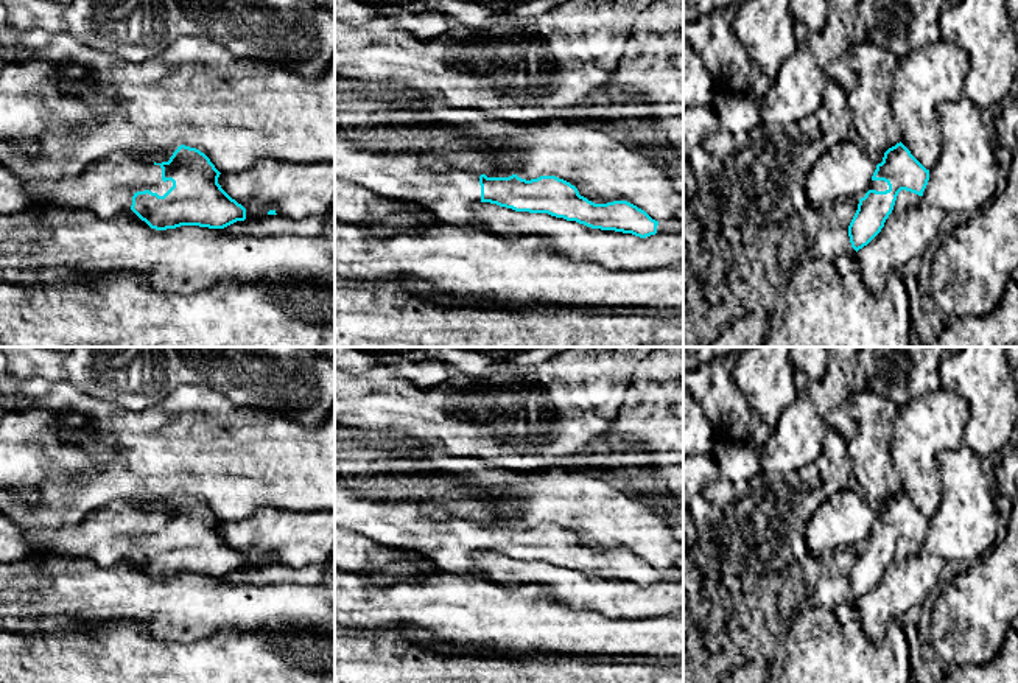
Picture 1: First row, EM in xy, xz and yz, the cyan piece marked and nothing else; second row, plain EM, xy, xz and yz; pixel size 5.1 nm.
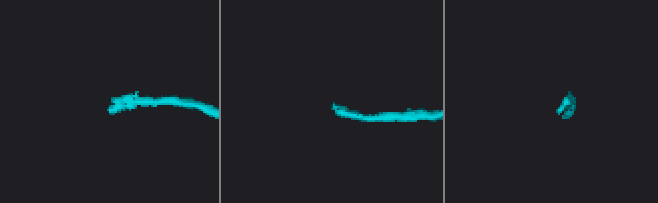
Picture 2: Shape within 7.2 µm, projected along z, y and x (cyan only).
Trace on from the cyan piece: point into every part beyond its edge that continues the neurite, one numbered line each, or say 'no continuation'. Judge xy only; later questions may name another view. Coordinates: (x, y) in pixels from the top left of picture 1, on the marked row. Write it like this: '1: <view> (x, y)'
1: xy (106, 187)

